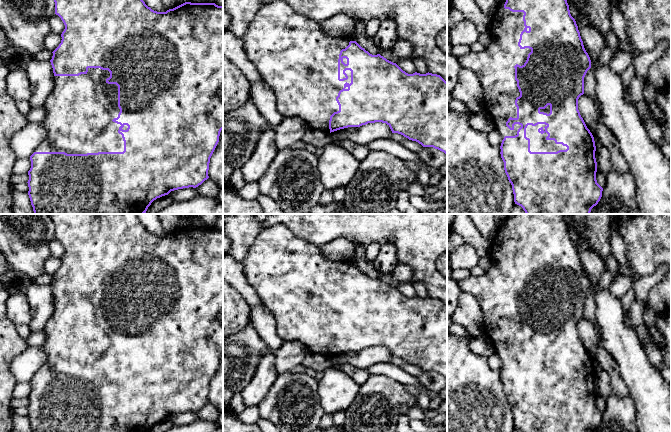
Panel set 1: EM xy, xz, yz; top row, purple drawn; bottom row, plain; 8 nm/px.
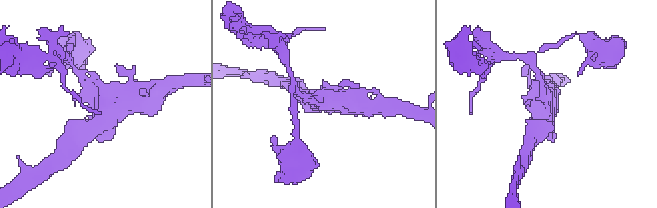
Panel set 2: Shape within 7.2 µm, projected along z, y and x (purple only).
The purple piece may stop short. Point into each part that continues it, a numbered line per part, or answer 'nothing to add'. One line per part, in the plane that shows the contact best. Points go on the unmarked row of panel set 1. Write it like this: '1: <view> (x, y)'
1: xy (79, 335)

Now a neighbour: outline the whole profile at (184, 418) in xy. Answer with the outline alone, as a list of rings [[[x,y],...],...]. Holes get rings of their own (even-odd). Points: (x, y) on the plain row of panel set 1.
[[[189,411],[171,415],[168,420],[174,425],[187,425],[195,420],[197,420],[196,412]]]

